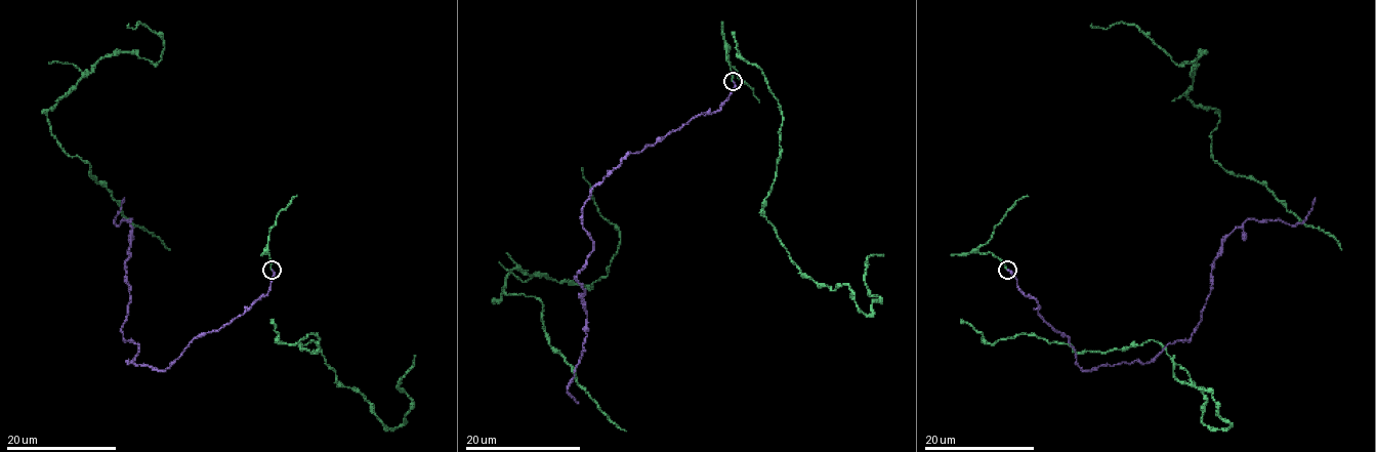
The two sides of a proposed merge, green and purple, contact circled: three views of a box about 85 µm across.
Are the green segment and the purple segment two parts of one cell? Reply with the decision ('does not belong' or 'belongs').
belongs

